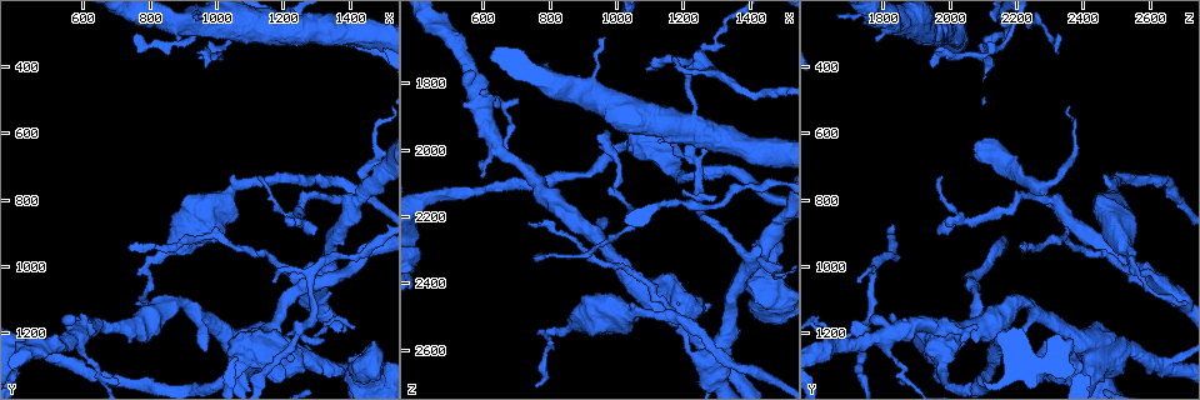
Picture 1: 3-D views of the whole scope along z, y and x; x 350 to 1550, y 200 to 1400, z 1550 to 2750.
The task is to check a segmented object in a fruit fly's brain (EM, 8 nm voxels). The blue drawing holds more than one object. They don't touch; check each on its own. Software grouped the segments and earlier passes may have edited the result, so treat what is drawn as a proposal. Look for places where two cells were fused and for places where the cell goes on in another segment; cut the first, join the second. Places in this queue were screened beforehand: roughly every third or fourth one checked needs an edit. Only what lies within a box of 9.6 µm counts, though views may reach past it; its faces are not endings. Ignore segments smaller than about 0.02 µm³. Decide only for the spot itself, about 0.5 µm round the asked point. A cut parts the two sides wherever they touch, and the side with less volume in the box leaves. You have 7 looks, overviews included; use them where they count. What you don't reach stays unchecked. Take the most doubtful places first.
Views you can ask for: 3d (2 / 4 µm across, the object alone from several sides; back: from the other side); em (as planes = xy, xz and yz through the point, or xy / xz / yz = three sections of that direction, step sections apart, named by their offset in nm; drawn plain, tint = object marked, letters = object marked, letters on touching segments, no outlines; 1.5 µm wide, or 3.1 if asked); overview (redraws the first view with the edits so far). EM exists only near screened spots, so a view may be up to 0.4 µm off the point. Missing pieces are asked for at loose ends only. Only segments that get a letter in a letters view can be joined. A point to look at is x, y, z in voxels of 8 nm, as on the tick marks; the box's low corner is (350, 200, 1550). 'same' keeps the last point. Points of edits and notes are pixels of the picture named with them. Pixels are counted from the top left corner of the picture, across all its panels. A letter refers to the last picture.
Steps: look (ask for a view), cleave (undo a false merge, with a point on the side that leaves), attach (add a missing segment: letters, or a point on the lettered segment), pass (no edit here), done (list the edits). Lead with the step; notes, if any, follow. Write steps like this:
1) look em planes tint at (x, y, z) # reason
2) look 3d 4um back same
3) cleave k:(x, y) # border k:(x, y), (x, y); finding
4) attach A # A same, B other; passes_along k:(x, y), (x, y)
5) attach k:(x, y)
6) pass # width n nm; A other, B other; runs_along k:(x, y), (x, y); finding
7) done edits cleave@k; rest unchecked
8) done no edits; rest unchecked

look em planes letters at (880, 320, 1770) # thick end

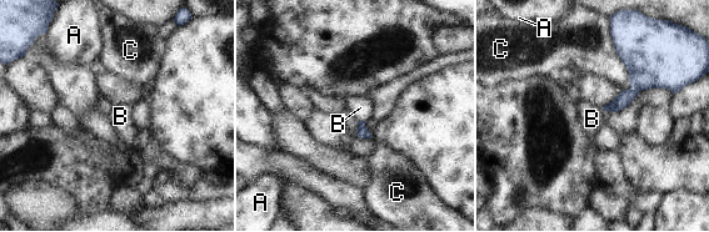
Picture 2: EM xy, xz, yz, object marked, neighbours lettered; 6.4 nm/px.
attach B # A other, B same, C other; passes_along 2:(362, 131), (362, 121), (360, 107); the cell continues

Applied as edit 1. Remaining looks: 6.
look em planes letters at (960, 1250, 2210) # free end

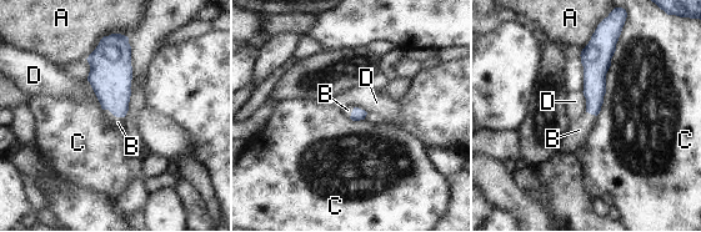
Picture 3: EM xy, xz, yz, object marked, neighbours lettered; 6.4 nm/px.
attach B # A other, B same, C other, D other; passes_along 3:(110, 76), (114, 115), (118, 122); the cell continues

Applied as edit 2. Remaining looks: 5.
look overview # see it whole again

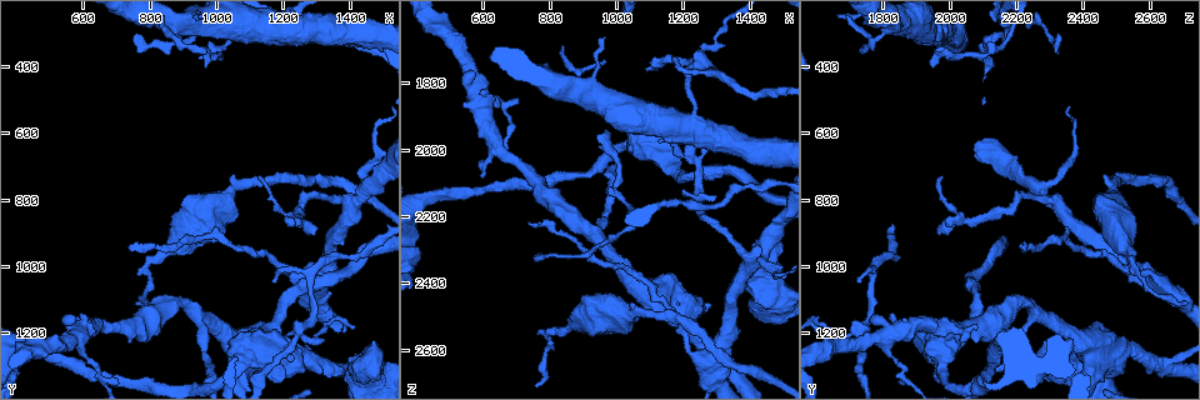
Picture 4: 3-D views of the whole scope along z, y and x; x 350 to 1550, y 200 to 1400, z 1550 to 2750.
look em xz step 4 letters at (740, 940, 2220) # end of a long branch

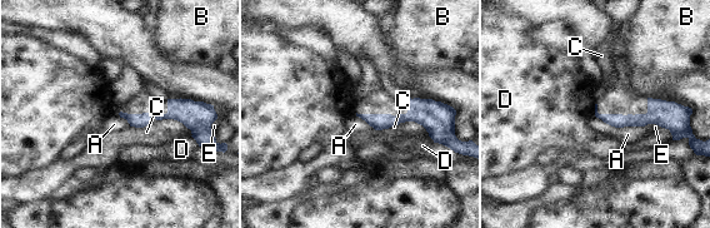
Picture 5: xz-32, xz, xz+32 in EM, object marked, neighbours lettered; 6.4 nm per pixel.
look em planes letters same # another direction

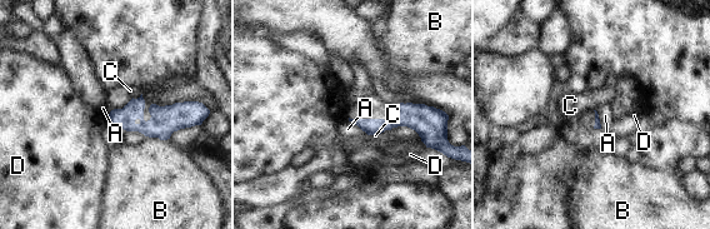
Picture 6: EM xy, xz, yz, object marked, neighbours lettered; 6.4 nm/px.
pass # A other, B other, C other, D other; runs_along 6:(428, 110), (388, 125), (358, 122); none of them fits

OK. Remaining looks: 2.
done edits attach@2, attach@3; rest unchecked

